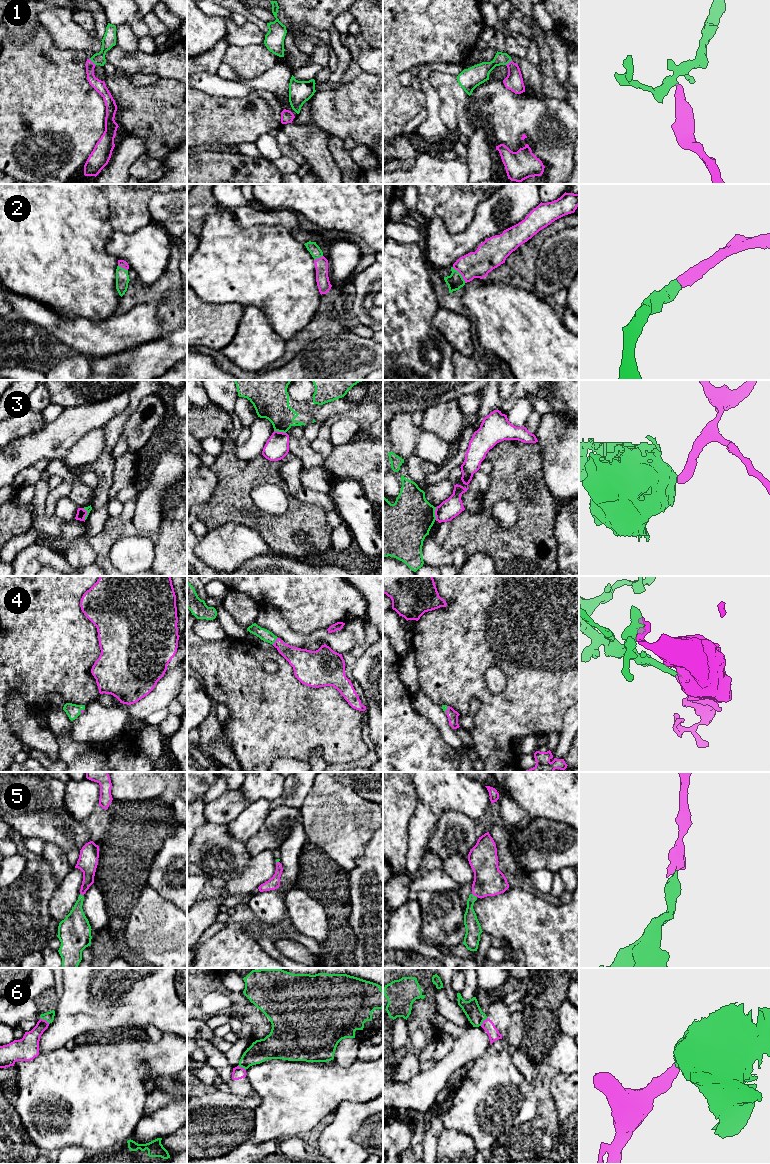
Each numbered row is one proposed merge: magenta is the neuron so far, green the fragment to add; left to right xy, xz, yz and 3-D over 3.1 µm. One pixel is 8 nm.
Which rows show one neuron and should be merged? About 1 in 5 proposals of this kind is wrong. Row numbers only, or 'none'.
1, 2, 4, 5

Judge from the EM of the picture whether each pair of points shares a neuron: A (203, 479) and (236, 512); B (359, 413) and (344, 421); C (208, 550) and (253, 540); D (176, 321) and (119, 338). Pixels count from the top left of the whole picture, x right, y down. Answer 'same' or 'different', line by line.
A: different
B: different
C: same
D: same

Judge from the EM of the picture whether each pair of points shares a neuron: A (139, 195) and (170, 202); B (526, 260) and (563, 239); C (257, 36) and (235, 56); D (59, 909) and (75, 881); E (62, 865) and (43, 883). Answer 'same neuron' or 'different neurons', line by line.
A: different neurons
B: different neurons
C: different neurons
D: same neuron
E: different neurons

